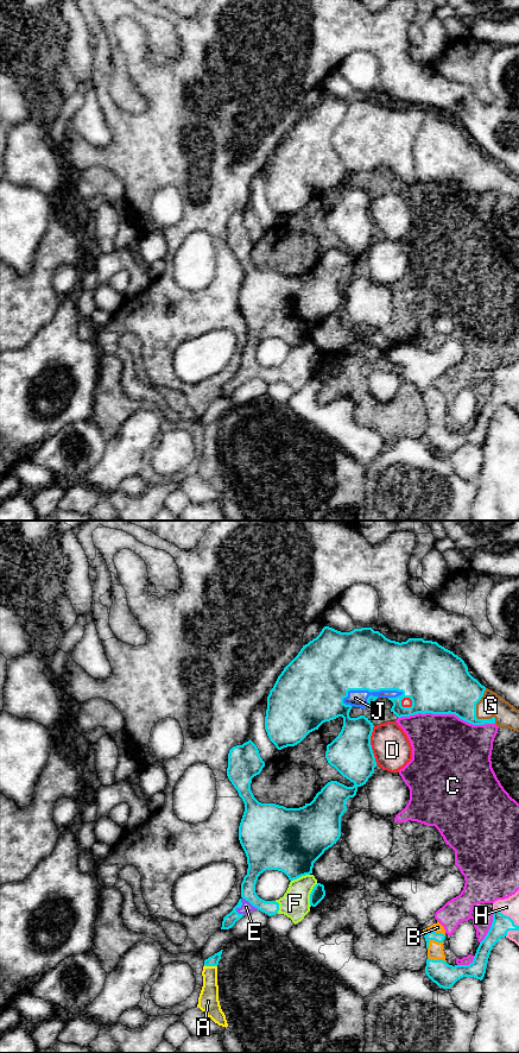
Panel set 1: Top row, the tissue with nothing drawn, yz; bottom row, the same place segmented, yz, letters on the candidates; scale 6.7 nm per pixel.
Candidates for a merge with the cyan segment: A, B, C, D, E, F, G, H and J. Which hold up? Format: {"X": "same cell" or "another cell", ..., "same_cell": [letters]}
{"A": "same cell", "B": "same cell", "C": "another cell", "D": "same cell", "E": "same cell", "F": "same cell", "G": "same cell", "H": "same cell", "J": "same cell", "same_cell": ["A", "B", "D", "E", "F", "G", "H", "J"]}

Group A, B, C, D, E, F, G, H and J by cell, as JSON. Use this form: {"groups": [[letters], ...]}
{"groups": [["A", "B", "D", "E", "F", "G", "H", "J"], ["C"]]}

